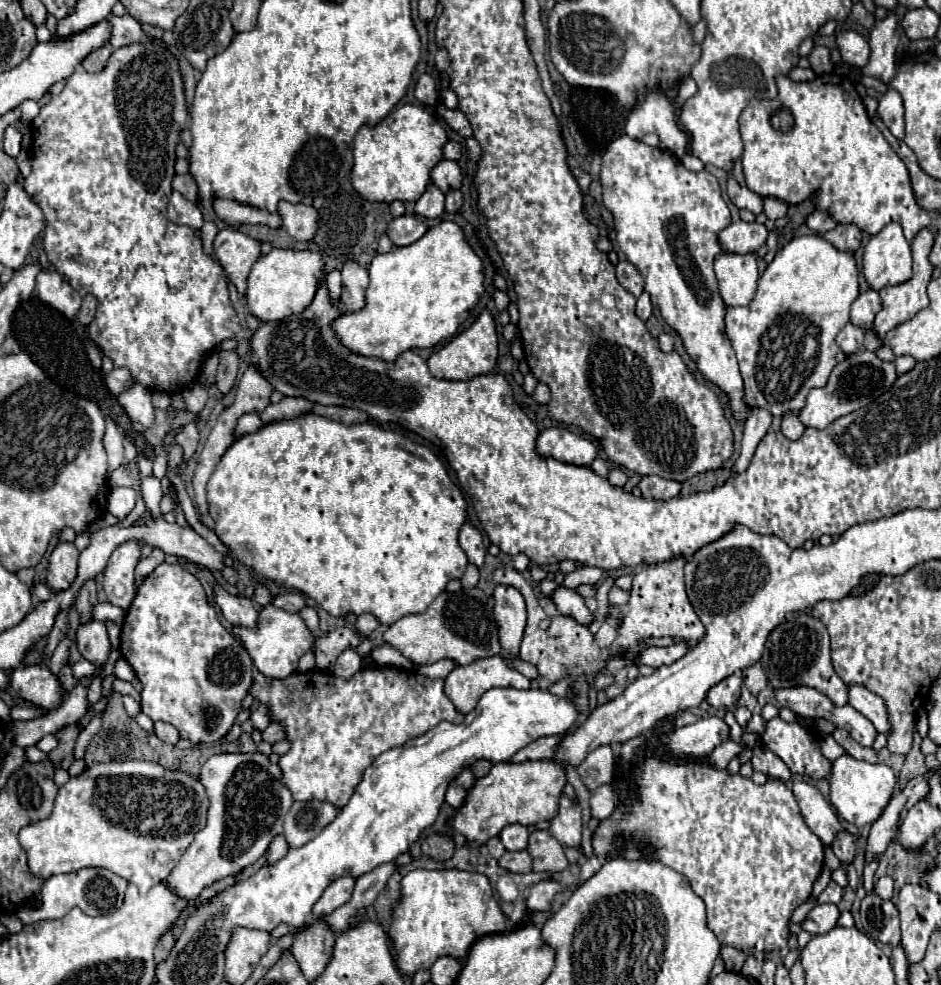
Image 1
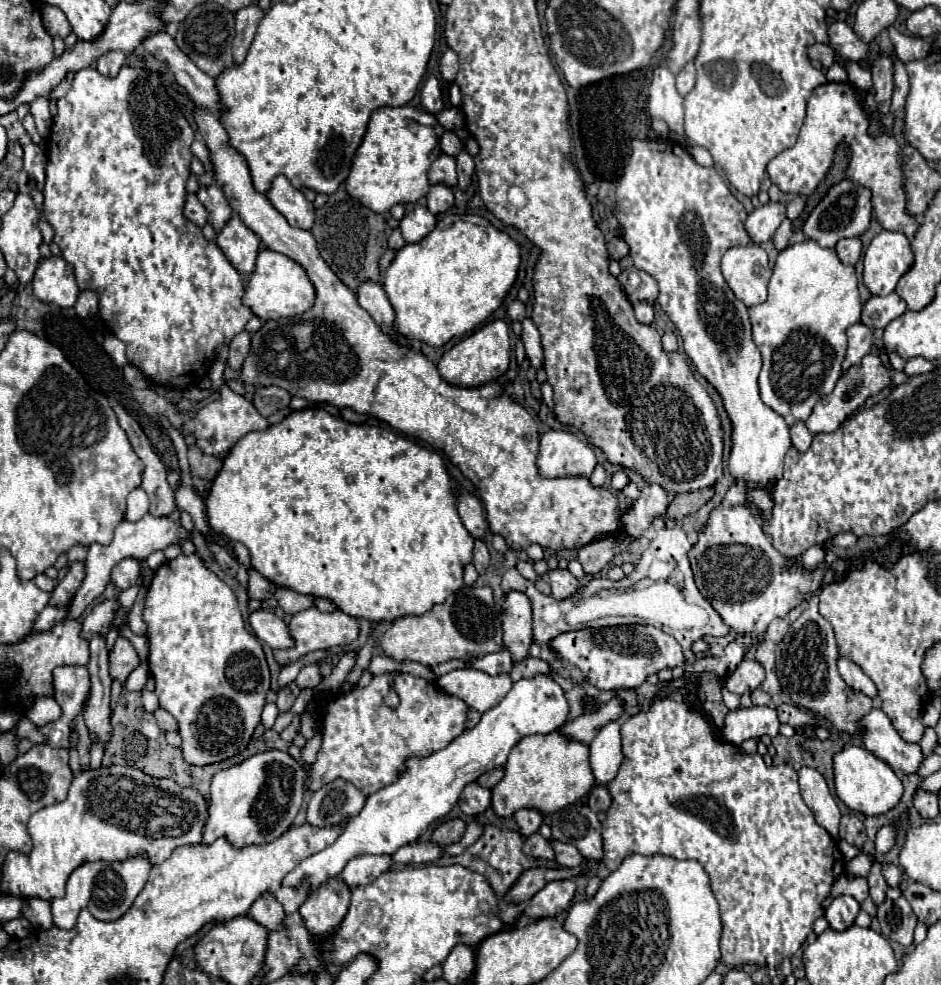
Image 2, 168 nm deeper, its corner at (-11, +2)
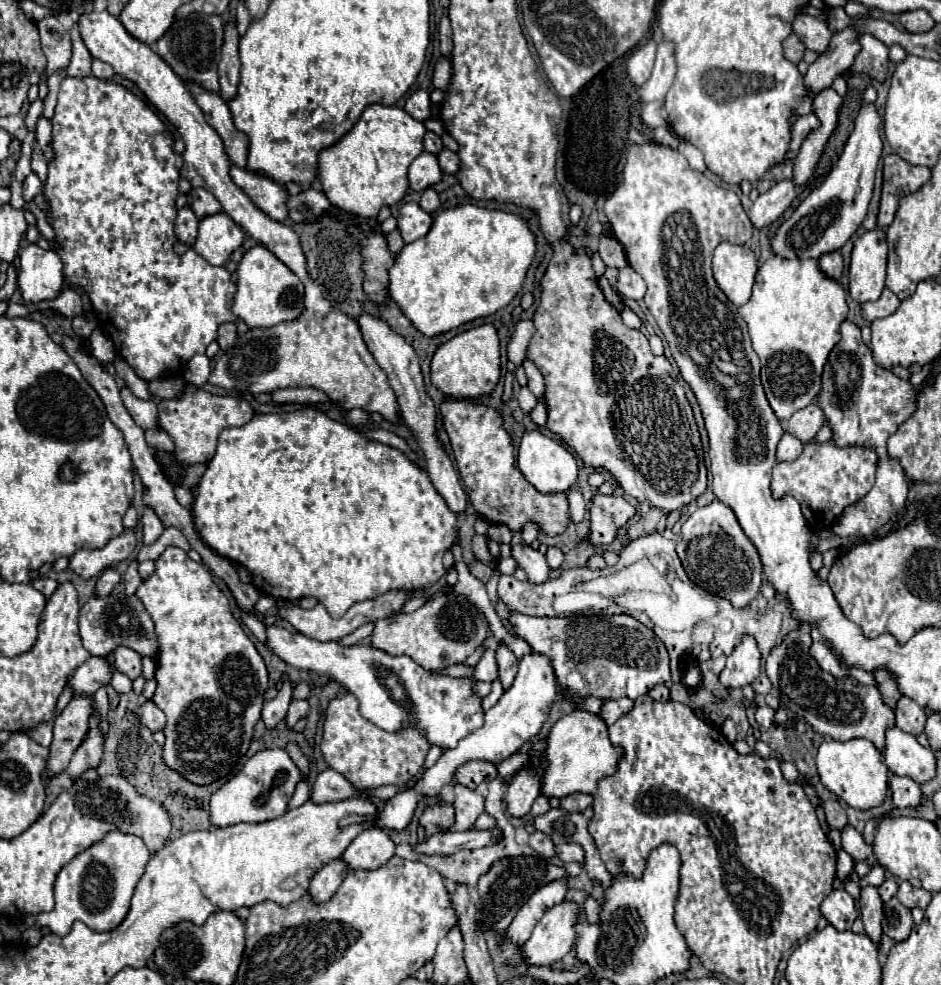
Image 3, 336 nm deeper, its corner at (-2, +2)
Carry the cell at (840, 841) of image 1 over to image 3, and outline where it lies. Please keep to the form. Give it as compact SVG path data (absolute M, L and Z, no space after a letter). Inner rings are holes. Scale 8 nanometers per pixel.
M834 799L834 801L824 801L824 811L826 811L826 821L832 829L842 829L848 823L844 807Z

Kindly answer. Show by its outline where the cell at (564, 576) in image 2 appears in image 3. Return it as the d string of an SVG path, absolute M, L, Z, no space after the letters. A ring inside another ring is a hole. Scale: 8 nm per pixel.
M512 545L512 557L516 559L518 567L522 567L528 575L528 581L532 583L544 583L548 579L548 563L546 563L546 557L532 549L530 545Z

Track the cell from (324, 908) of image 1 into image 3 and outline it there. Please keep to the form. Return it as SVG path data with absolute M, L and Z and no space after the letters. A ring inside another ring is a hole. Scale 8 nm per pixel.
M382 829L362 831L350 847L344 851L342 859L350 869L378 869L394 855L394 841Z

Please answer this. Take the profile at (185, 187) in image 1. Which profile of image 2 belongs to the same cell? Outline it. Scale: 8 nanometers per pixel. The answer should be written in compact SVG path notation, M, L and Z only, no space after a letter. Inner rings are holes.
M215 183L201 185L197 191L197 197L205 205L205 209L209 211L209 223L219 233L225 227L225 223L231 219L231 213L233 213L233 209L231 209L229 201L225 199L221 187L217 187Z

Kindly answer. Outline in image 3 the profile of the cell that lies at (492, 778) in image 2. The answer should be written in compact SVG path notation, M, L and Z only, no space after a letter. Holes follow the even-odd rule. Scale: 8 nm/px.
M468 761L456 769L456 777L452 777L454 785L466 785L468 789L476 789L480 783L488 783L498 775L496 765L488 761Z

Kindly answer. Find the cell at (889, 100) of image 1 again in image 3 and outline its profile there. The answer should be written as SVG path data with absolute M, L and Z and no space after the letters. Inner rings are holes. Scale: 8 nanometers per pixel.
M868 33L860 35L858 41L860 41L862 49L856 55L856 61L850 67L850 71L852 73L866 73L872 79L884 81L886 71L888 71L888 47Z

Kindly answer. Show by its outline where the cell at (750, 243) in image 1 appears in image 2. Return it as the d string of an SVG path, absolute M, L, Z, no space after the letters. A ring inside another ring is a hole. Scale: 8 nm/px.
M771 201L769 205L755 209L747 217L745 231L749 233L753 243L765 243L775 235L775 231L779 229L783 219L785 219L785 207L781 203Z

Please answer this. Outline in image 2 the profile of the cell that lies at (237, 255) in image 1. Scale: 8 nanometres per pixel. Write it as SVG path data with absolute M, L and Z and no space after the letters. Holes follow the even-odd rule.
M233 215L217 235L217 245L239 273L251 275L259 255L259 237Z

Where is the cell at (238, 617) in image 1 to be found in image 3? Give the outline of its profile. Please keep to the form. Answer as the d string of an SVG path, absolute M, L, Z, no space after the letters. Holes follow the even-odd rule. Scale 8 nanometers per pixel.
M268 627L268 643L266 647L278 655L284 663L314 671L318 675L326 675L336 681L348 693L358 697L358 711L364 719L372 721L376 727L396 733L404 727L404 723L412 721L420 729L424 729L424 737L428 737L430 745L438 745L442 749L452 749L458 745L462 737L476 731L484 725L484 709L482 697L474 691L474 677L448 677L442 673L426 671L416 665L410 657L392 657L382 649L372 645L340 645L336 641L316 641L302 633L290 633L282 627ZM394 691L404 691L404 705L398 703L398 695Z

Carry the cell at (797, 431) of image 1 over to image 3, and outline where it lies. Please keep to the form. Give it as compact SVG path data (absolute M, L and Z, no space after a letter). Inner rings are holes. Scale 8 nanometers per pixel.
M784 433L784 437L778 443L778 461L794 461L804 449L804 443L796 439L790 433Z

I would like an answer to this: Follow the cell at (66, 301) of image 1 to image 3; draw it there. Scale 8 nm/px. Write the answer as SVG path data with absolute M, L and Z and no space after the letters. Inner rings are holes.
M36 243L20 251L18 289L26 303L54 299L64 287L62 261L52 249L42 249Z

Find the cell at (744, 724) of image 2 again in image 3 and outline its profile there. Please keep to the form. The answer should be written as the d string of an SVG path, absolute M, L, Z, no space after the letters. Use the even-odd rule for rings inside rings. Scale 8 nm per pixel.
M764 705L764 707L758 707L756 709L756 721L762 725L762 727L770 727L772 723L774 723L774 709L772 707L768 707L768 705Z

